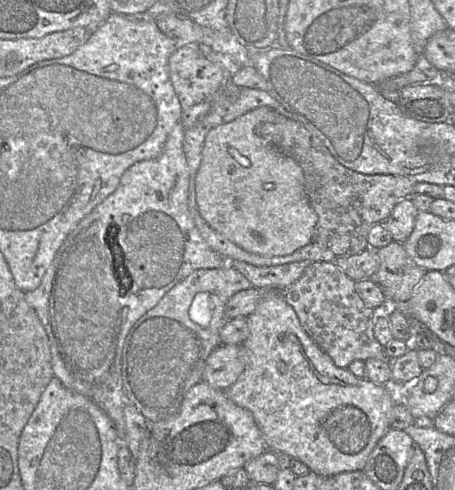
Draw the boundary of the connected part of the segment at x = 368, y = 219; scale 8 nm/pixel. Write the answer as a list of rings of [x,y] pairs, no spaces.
[[[274,111],[274,116],[273,121],[266,121],[258,126],[258,134],[293,158],[303,171],[306,192],[317,215],[311,242],[332,251],[336,257],[352,256],[368,249],[367,238],[370,229],[378,223],[383,223],[400,200],[414,195],[416,182],[401,176],[365,175],[352,171],[336,161],[328,149],[302,124],[277,111]]]

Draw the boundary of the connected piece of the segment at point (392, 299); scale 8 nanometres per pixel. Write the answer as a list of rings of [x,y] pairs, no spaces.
[[[392,241],[375,251],[379,269],[374,280],[390,303],[407,303],[414,288],[426,271],[419,267],[404,249],[404,244]]]

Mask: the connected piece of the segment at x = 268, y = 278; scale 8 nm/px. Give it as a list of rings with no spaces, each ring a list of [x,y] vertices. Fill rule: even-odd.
[[[241,261],[229,264],[244,275],[251,286],[261,290],[283,290],[298,280],[310,261],[300,261],[285,265],[259,267]]]

